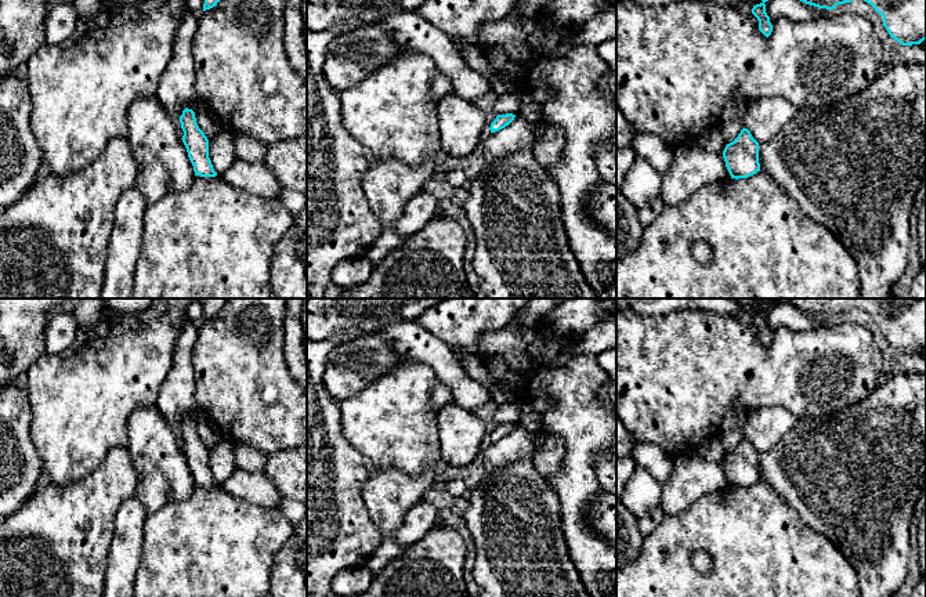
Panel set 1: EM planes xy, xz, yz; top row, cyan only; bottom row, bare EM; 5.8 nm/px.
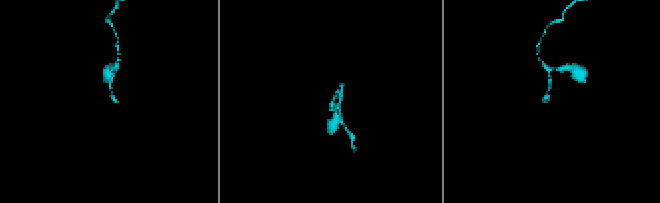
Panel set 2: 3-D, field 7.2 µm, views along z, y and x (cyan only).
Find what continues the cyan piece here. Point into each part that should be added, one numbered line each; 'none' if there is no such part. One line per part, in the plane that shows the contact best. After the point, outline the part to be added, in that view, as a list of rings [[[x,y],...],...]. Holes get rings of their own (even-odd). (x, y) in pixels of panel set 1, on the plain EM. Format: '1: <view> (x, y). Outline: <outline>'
none

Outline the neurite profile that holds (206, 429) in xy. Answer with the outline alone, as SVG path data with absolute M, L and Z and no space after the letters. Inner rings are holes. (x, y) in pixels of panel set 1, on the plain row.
M202 410L195 420L195 427L199 438L205 442L207 449L211 449L224 437L216 423L210 420Z

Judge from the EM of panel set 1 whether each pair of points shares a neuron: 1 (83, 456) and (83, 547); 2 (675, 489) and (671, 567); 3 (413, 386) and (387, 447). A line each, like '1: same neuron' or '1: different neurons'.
1: different neurons
2: different neurons
3: same neuron

